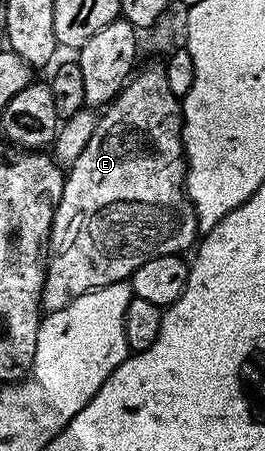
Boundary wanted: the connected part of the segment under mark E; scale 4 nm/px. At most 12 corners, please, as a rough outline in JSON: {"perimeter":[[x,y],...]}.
{"perimeter":[[141,68],[68,168],[41,306],[198,242],[182,100]]}

